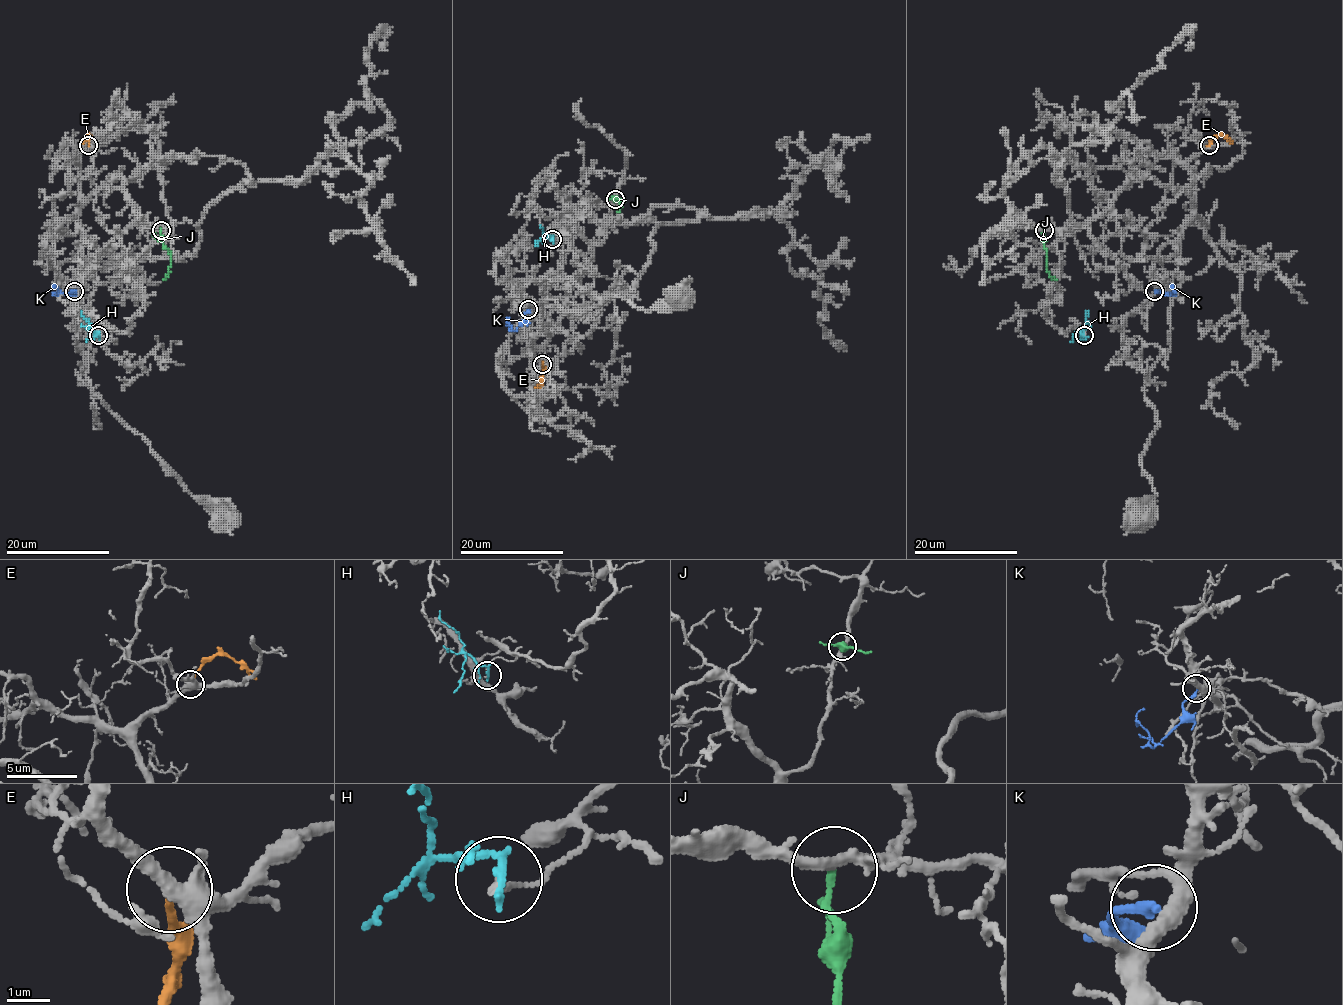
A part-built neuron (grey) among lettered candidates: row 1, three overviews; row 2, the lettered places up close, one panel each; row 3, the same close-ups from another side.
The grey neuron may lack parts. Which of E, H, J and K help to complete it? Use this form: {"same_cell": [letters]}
{"same_cell": []}

